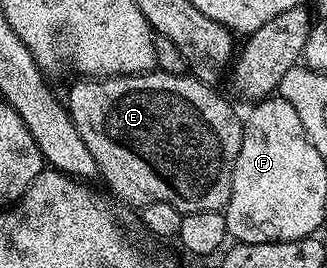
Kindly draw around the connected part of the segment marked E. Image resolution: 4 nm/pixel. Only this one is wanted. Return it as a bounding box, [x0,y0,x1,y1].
[65,70,243,215]

